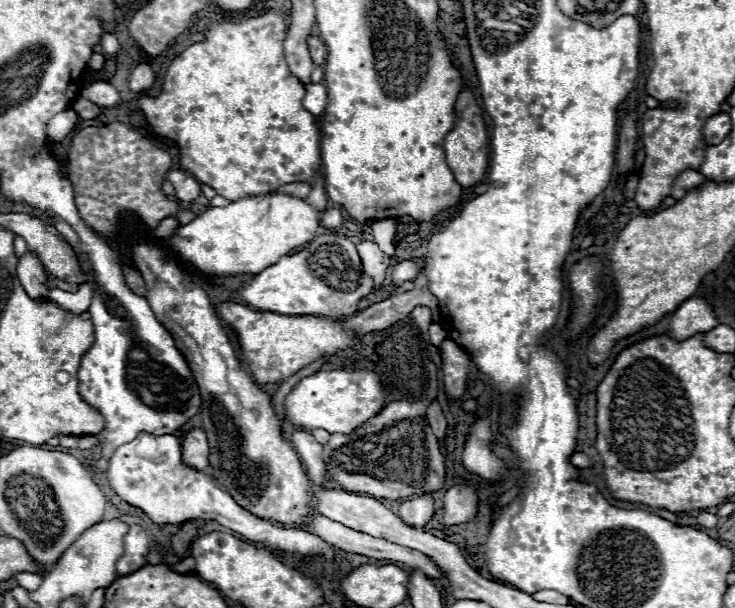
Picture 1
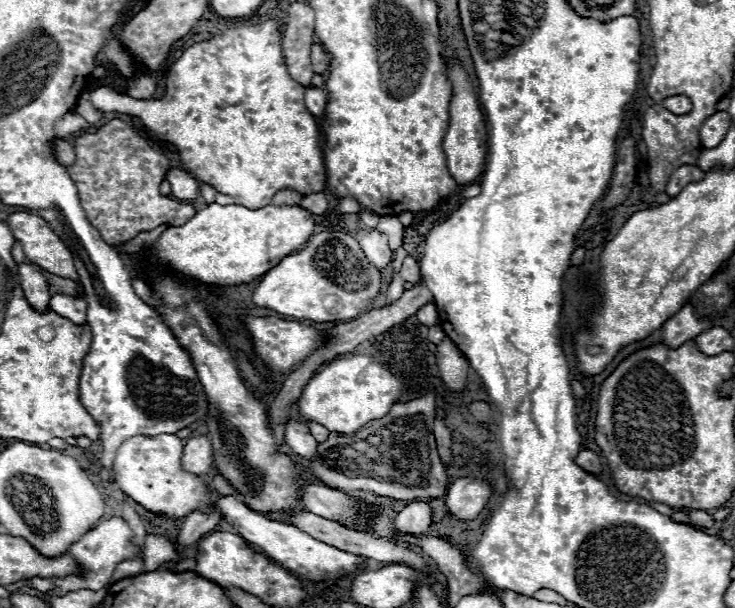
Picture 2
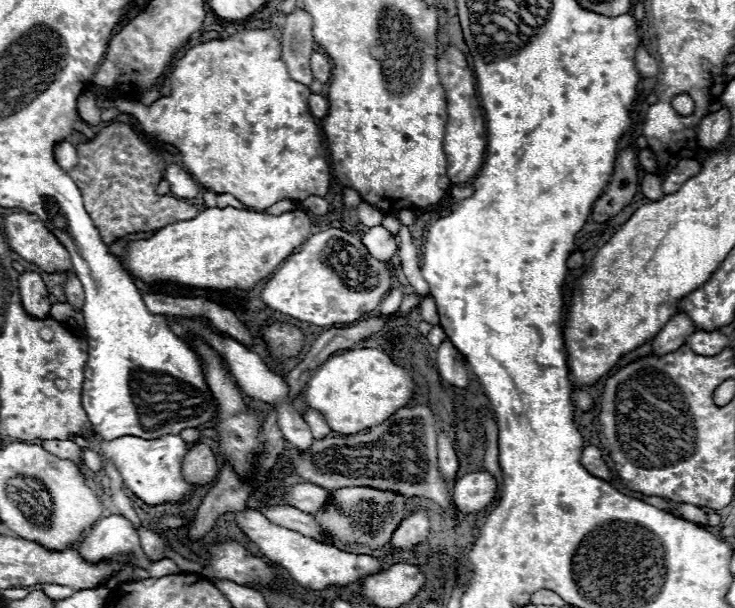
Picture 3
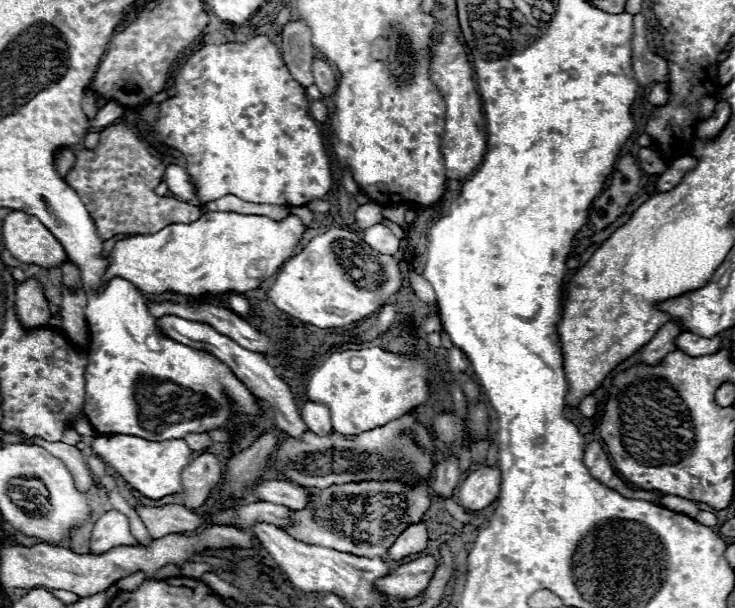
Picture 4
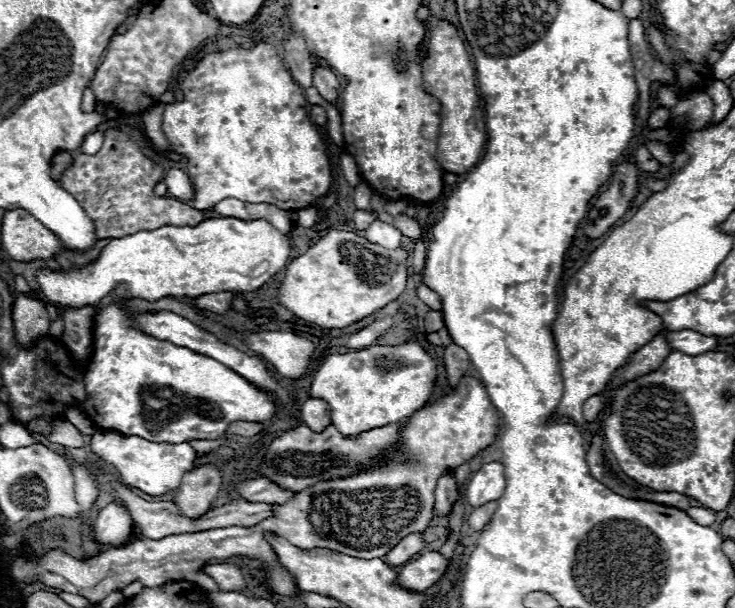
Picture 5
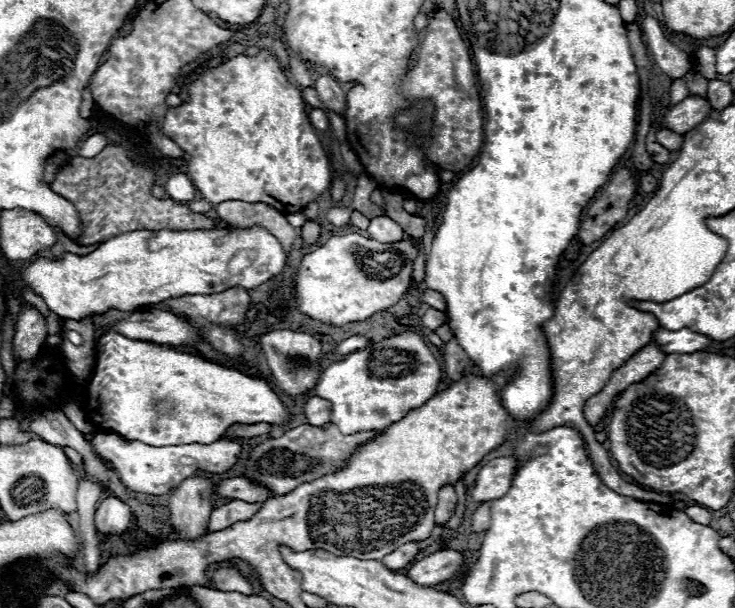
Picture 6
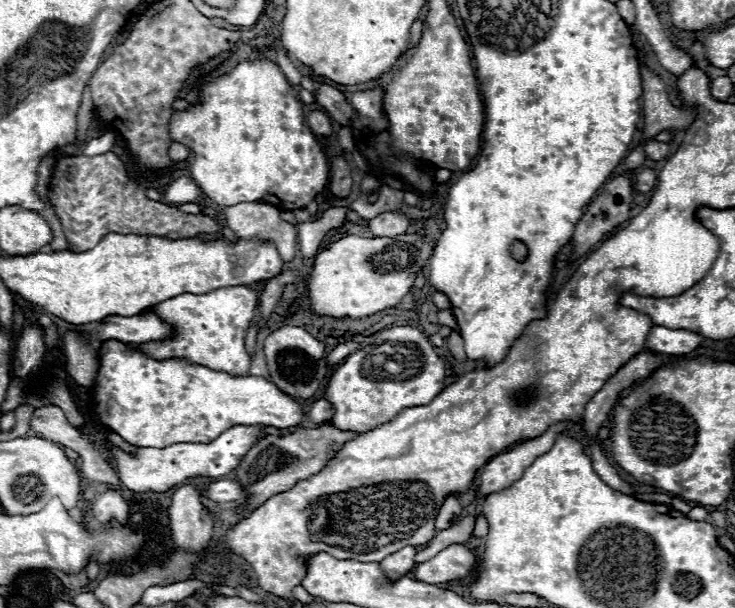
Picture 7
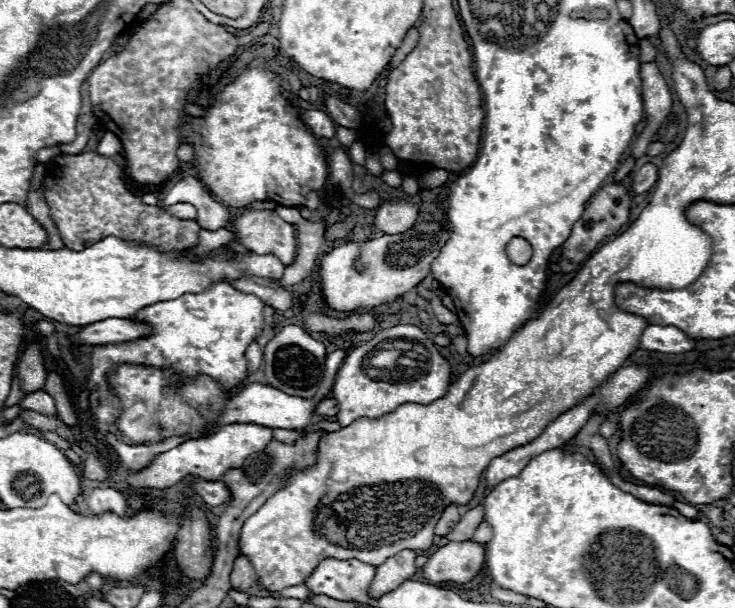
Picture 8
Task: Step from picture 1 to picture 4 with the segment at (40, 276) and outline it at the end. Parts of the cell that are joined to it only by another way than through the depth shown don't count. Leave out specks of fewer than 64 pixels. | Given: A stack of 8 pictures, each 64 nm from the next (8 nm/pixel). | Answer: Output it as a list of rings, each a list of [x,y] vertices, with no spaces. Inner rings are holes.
[[[28,278],[16,288],[16,310],[20,322],[26,328],[44,326],[50,322],[52,312],[48,308],[48,300],[44,296],[44,288],[36,278]]]

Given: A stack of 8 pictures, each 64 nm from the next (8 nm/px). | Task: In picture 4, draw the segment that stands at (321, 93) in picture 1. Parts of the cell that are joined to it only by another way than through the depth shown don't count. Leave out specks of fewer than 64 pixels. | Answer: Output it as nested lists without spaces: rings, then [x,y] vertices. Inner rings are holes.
[[[314,100],[314,102],[310,102],[310,114],[312,114],[312,118],[314,118],[314,120],[324,122],[324,120],[328,118],[328,108],[326,108],[326,104],[324,104],[324,102]]]

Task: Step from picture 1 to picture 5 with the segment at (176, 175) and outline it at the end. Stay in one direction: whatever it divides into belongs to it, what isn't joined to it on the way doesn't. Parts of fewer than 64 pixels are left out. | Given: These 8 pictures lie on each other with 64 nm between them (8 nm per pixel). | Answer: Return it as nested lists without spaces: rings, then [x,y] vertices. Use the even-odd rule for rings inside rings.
[[[170,168],[166,172],[164,182],[168,186],[168,194],[174,198],[192,198],[194,196],[194,186],[192,186],[192,182],[184,170]]]

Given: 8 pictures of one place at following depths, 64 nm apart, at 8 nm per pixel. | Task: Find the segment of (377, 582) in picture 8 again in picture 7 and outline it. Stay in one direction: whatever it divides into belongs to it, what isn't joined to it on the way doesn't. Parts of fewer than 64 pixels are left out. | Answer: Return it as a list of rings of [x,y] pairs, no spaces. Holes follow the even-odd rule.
[[[404,546],[402,550],[386,556],[380,566],[384,570],[384,574],[390,578],[390,580],[396,580],[400,576],[404,576],[406,572],[410,572],[414,568],[414,554],[416,554],[416,548],[414,546]]]

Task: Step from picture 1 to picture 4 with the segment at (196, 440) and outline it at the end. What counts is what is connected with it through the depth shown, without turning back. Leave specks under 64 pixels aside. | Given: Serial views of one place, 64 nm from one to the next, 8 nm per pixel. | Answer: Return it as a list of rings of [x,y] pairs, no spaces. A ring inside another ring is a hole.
[[[208,450],[194,454],[188,466],[182,470],[186,508],[200,508],[210,496],[210,490],[220,482],[220,478],[222,470],[214,454],[210,454]]]

